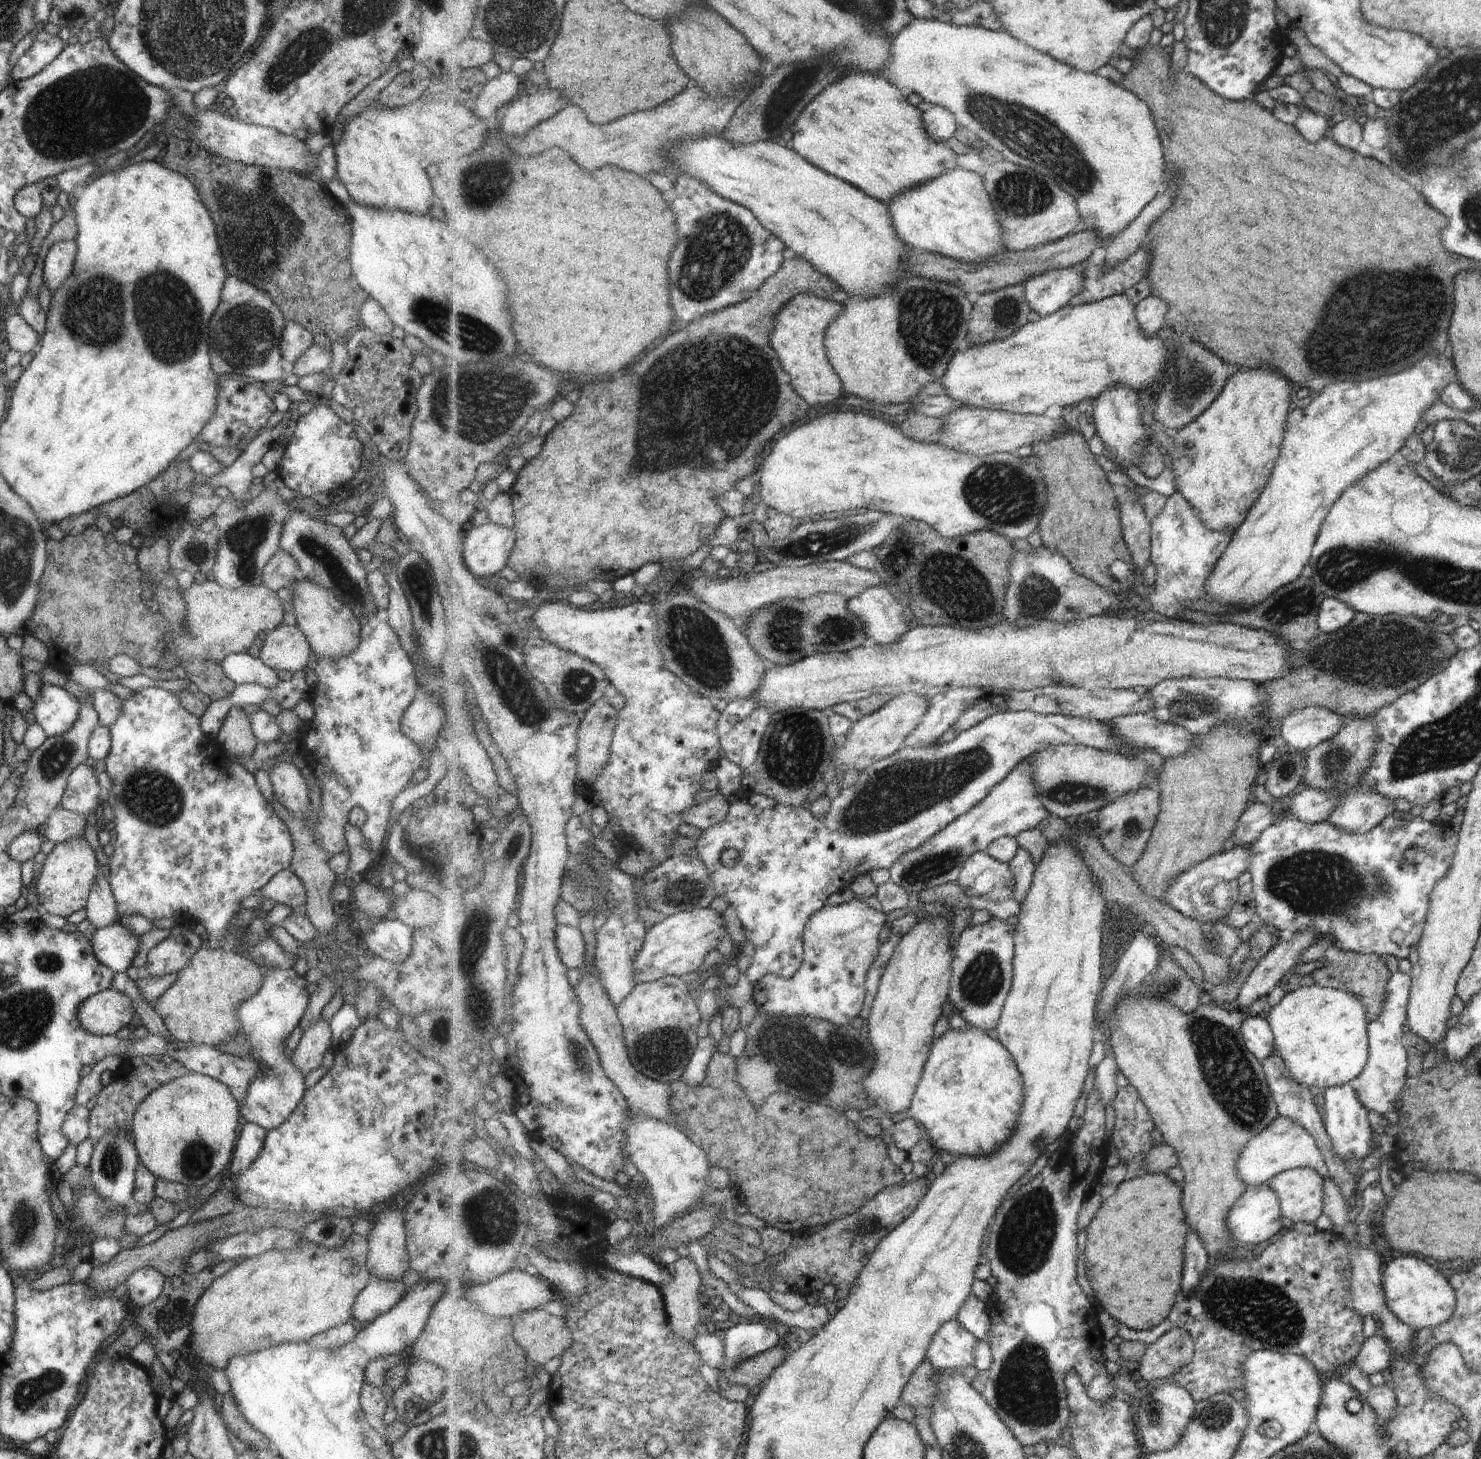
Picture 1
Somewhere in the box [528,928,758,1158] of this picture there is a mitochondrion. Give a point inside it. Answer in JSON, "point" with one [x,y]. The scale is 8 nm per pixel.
{"point":[663,1051]}

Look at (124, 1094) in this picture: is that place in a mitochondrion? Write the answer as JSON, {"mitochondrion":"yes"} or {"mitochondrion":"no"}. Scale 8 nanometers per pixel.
{"mitochondrion":"no"}

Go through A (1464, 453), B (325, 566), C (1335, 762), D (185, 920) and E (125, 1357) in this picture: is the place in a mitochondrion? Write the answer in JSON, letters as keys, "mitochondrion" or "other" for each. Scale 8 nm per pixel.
{"A":"mitochondrion","B":"mitochondrion","C":"mitochondrion","D":"other","E":"other"}

